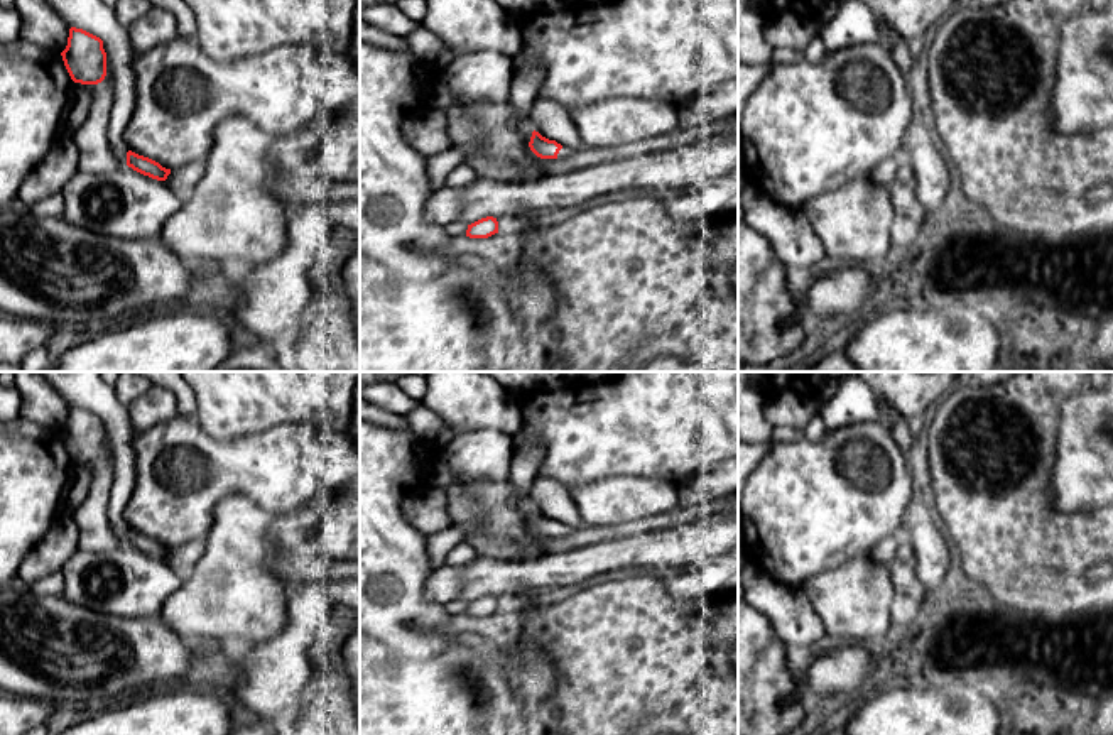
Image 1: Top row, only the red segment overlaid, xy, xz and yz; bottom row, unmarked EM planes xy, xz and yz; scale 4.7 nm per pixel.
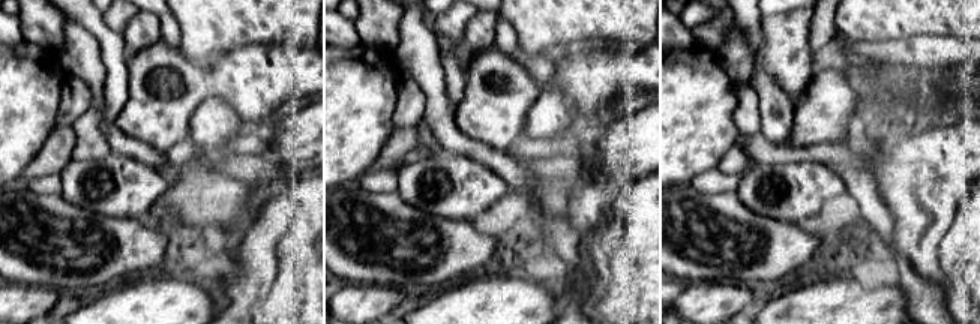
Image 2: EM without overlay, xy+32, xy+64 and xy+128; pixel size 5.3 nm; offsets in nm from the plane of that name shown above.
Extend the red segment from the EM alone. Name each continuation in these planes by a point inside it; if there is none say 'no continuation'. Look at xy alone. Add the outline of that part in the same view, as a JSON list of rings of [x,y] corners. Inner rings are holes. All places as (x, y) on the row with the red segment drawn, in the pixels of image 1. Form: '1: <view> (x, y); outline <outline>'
no continuation

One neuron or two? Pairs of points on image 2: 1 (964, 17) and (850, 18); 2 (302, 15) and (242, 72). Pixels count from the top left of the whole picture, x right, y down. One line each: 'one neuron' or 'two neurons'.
1: one neuron
2: two neurons

